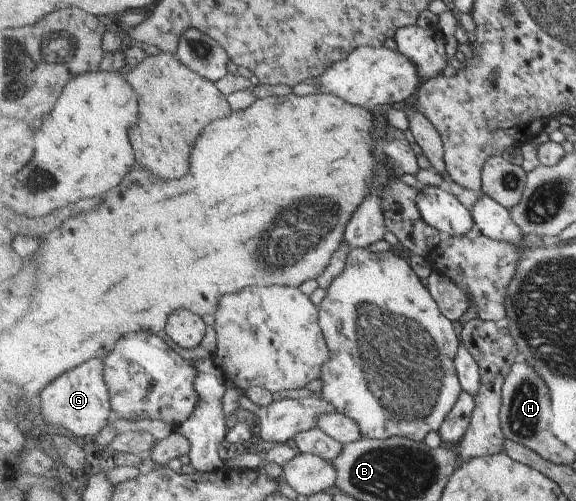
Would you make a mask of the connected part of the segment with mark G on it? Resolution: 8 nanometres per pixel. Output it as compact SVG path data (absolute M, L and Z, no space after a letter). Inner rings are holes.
M99 357L55 378L49 386L46 386L41 397L42 404L39 408L41 420L59 428L64 427L79 437L93 438L111 422L113 412L110 388L106 382L106 364Z

